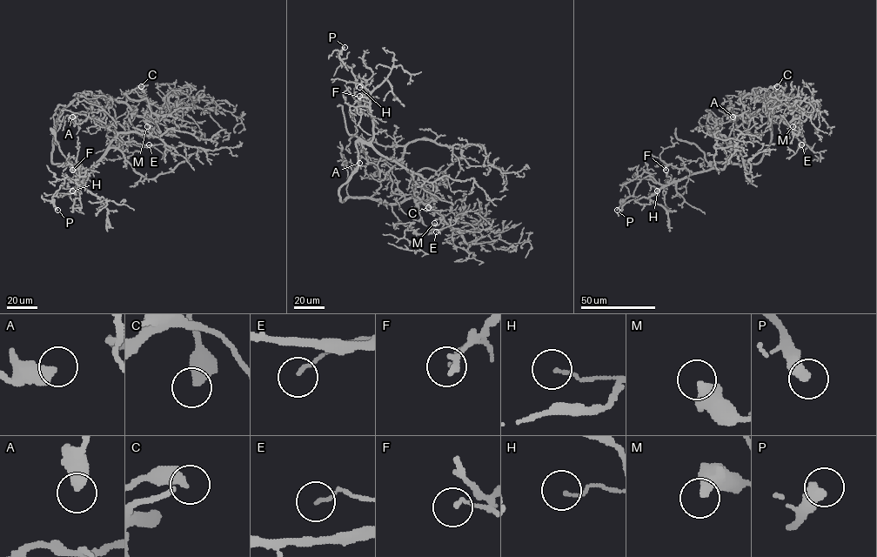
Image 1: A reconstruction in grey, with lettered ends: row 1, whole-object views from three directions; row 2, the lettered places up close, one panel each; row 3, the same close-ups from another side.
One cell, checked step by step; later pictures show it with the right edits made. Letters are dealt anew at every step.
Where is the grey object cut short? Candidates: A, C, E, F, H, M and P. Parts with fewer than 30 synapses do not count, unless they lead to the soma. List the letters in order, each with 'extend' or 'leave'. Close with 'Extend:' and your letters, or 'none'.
A: leave
C: leave
E: leave
F: leave
H: leave
M: leave
P: leave
Extend: none

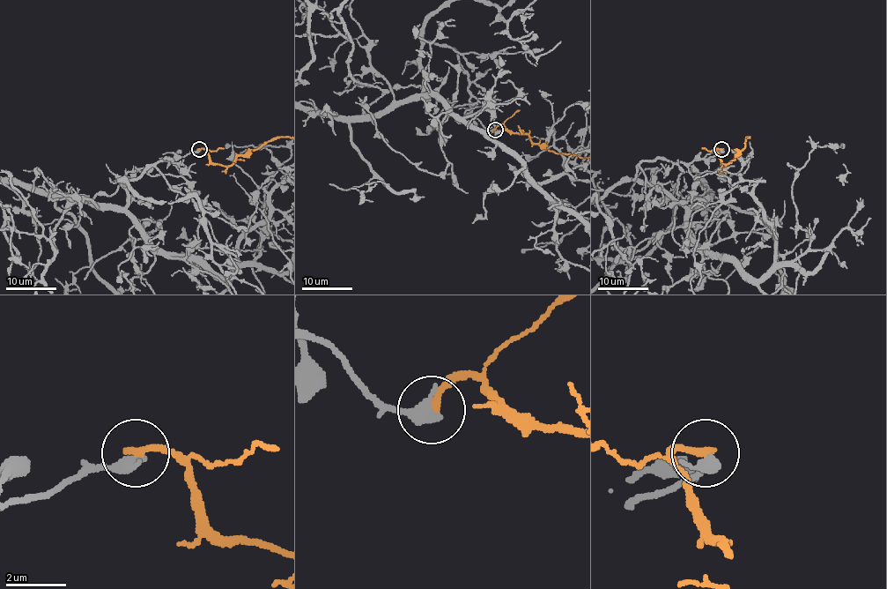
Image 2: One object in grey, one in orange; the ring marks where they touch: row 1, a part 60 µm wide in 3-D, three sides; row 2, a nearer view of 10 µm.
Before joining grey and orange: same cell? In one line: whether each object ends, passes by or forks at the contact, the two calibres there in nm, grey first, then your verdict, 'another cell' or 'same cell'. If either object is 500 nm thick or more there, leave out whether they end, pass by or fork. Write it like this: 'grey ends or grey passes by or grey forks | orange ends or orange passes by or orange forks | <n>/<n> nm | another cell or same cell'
grey ends | orange ends | 480/280 nm | another cell

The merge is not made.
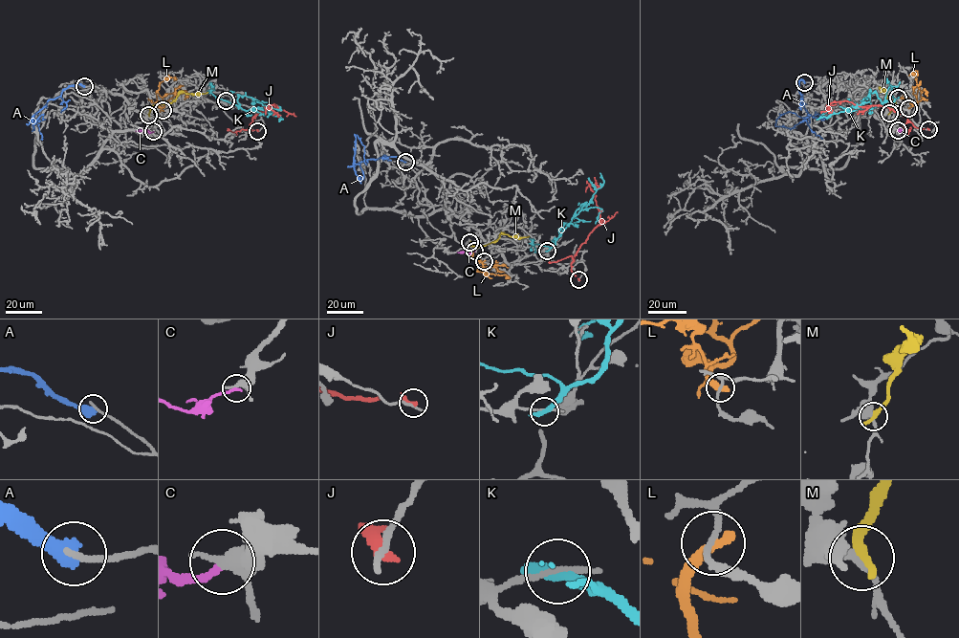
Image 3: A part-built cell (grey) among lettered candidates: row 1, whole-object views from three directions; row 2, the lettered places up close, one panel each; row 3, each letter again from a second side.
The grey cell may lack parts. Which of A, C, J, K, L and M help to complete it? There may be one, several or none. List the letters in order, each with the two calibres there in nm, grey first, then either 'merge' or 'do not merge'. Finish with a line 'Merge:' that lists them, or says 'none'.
A: 190 nm thick on the grey side, 600 nm on the other; do not merge
C: 400 nm thick on the grey side, 220 nm on the other; do not merge
J: 240 nm thick on the grey side, 400 nm on the other; do not merge
K: 200 nm thick on the grey side, 440 nm on the other; do not merge
L: 160 nm thick on the grey side, 420 nm on the other; do not merge
M: 320 nm thick on the grey side, 400 nm on the other; do not merge
Merge: none

